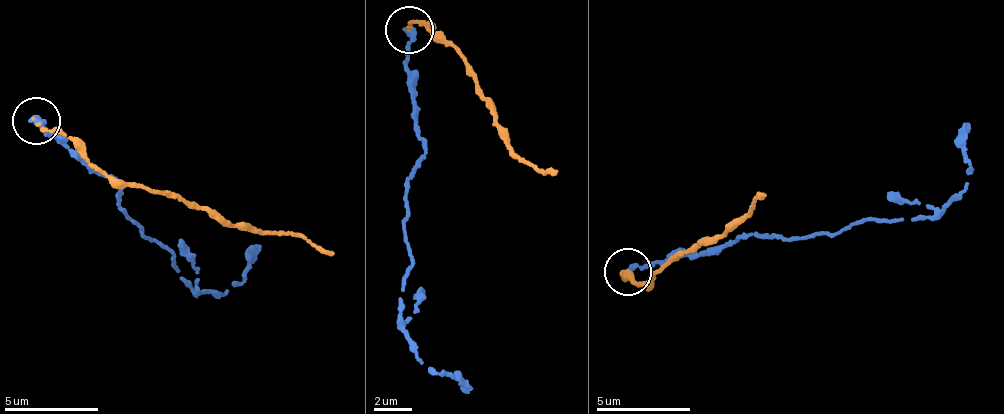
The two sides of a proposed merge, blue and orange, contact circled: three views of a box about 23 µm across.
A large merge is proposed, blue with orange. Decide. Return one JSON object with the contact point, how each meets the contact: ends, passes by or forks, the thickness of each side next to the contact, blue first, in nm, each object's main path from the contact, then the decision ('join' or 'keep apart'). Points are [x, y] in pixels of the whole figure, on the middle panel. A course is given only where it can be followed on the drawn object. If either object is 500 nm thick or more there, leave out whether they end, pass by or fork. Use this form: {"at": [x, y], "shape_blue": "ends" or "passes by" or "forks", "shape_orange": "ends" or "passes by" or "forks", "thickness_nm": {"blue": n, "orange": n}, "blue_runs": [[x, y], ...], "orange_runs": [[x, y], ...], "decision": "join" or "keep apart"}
{"at": [409, 29], "shape_blue": "ends", "shape_orange": "ends", "thickness_nm": {"blue": 360, "orange": 110}, "blue_runs": [[411, 29], [404, 70], [425, 158], [406, 181], [413, 263], [398, 321], [421, 365], [470, 394]], "orange_runs": [[406, 30], [421, 22], [463, 56], [513, 151], [543, 168], [555, 171]], "decision": "keep apart"}

